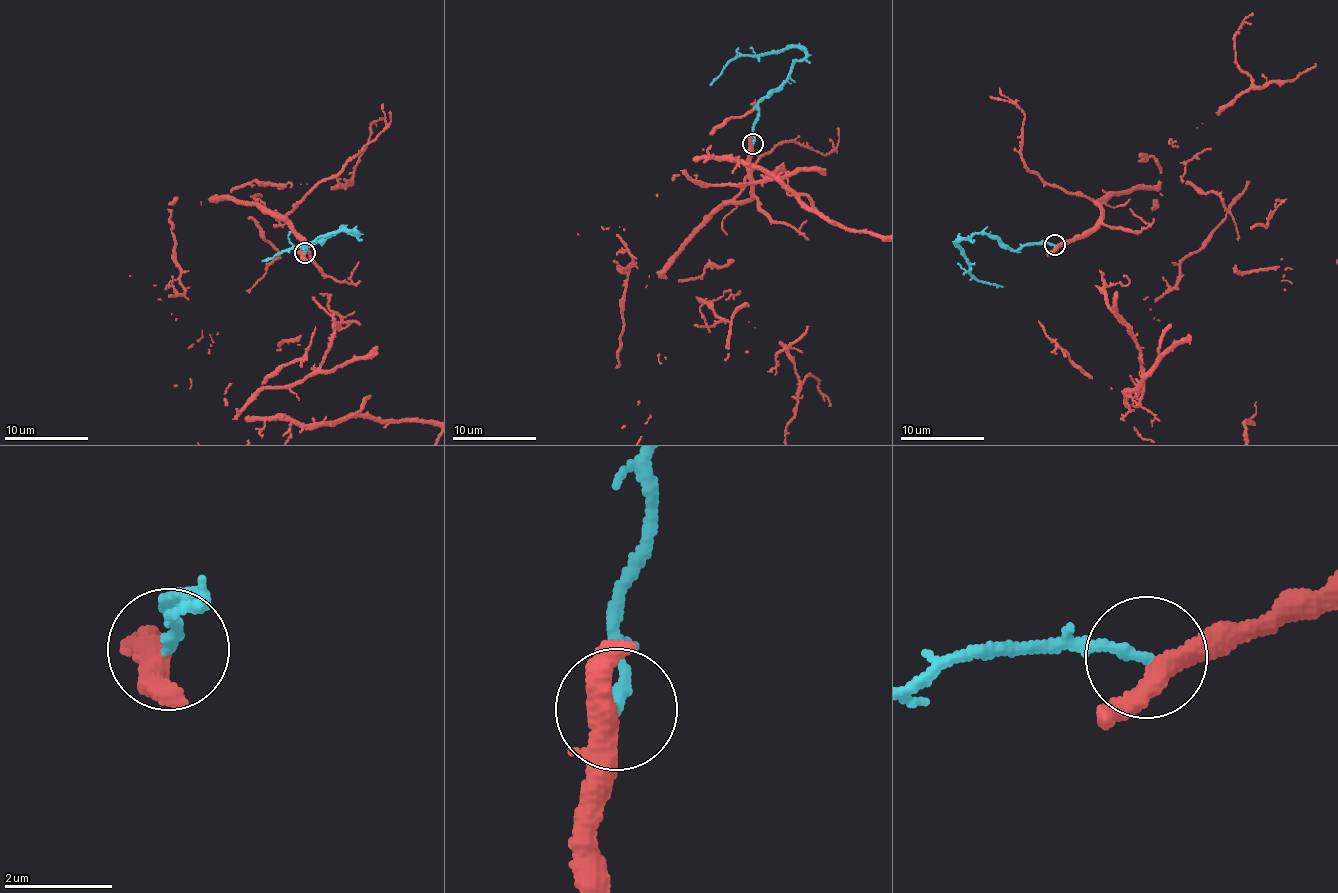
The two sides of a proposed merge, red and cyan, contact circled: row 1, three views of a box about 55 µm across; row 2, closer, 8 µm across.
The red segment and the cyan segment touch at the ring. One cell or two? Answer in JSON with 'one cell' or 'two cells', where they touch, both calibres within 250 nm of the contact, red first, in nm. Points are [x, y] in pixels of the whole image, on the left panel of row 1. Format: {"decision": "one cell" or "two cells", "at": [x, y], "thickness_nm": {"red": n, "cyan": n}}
{"decision": "one cell", "at": [305, 252], "thickness_nm": {"red": 360, "cyan": 190}}

